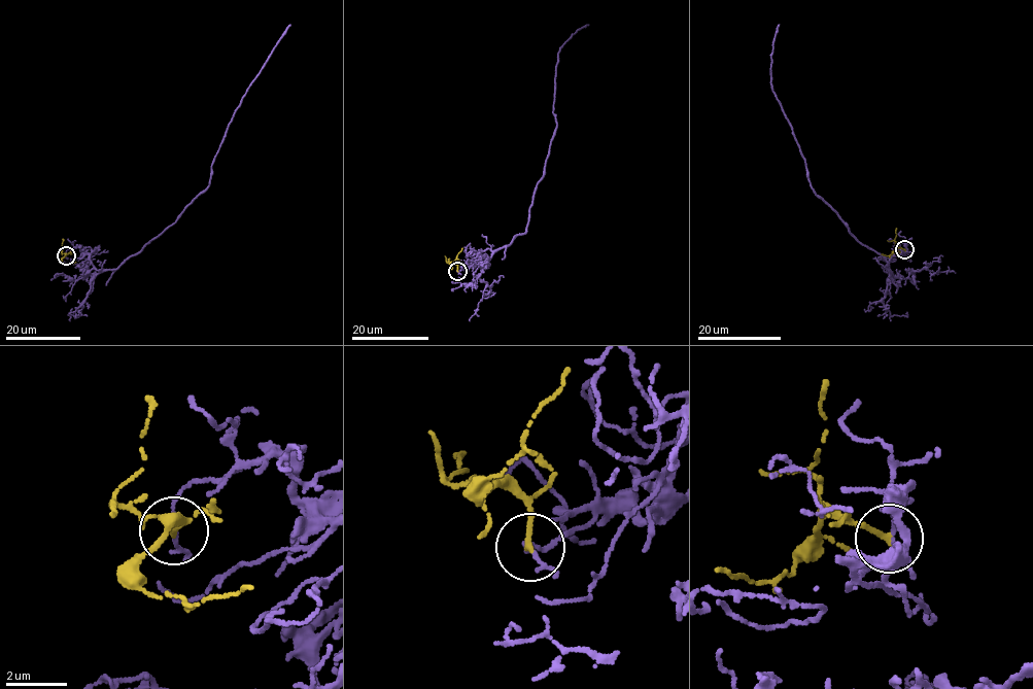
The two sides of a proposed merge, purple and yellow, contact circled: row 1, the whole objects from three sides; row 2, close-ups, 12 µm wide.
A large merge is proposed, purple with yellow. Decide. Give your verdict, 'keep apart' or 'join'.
keep apart

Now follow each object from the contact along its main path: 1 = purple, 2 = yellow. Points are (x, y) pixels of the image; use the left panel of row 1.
1: (65, 254), (77, 246), (97, 269), (115, 269), (172, 225), (206, 190), (229, 123), (290, 24)
2: (65, 254), (62, 262), (68, 265), (75, 263)

